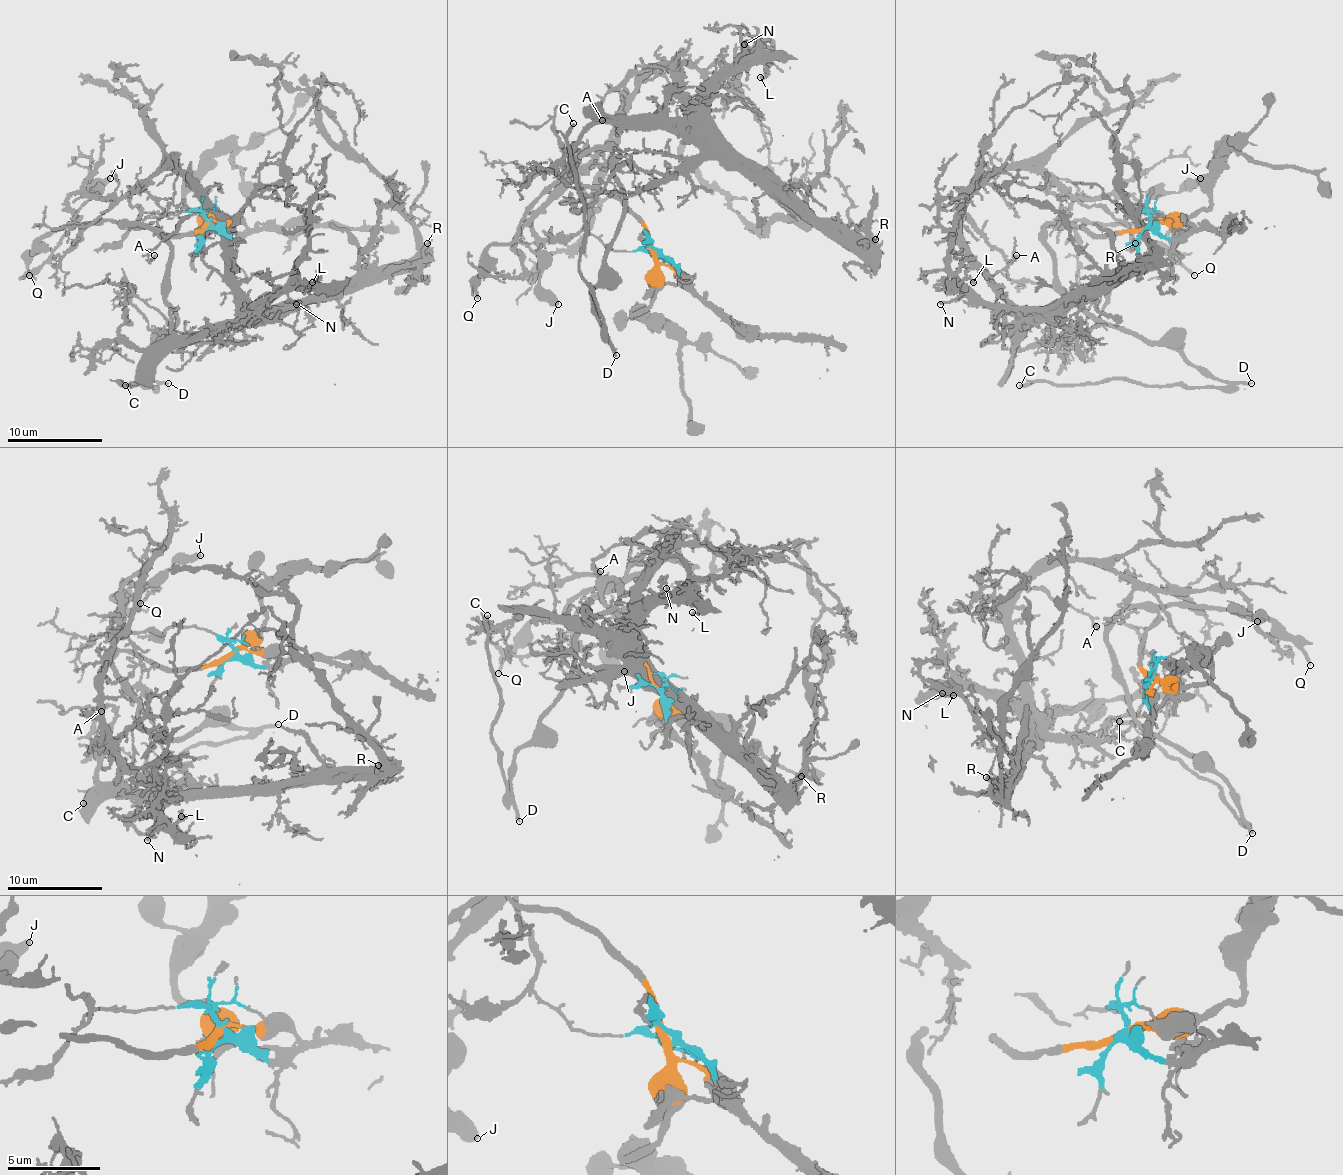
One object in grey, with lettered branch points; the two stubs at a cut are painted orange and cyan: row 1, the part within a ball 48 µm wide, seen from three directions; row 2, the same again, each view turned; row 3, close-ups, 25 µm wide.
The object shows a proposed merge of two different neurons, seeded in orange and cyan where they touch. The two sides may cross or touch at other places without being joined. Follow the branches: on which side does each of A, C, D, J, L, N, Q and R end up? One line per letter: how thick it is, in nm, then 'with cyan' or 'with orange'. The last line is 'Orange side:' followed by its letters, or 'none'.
A: 180 nm | with cyan
C: 260 nm | with orange
D: 240 nm | with orange
J: 550 nm | with orange
L: 190 nm | with cyan
N: 200 nm | with cyan
Q: 200 nm | with orange
R: 150 nm | with cyan
Orange side: C, D, J, Q

